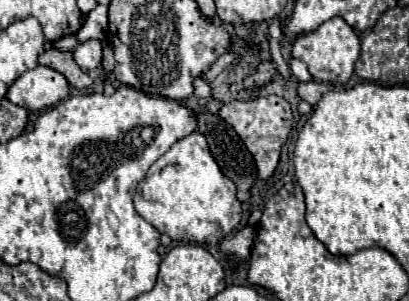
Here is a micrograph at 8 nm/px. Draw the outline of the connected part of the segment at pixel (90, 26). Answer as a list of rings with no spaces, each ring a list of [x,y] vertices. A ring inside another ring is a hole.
[[[97,5],[87,15],[83,27],[77,31],[77,43],[89,41],[89,39],[105,39],[107,37],[107,25],[109,25],[107,5]]]

